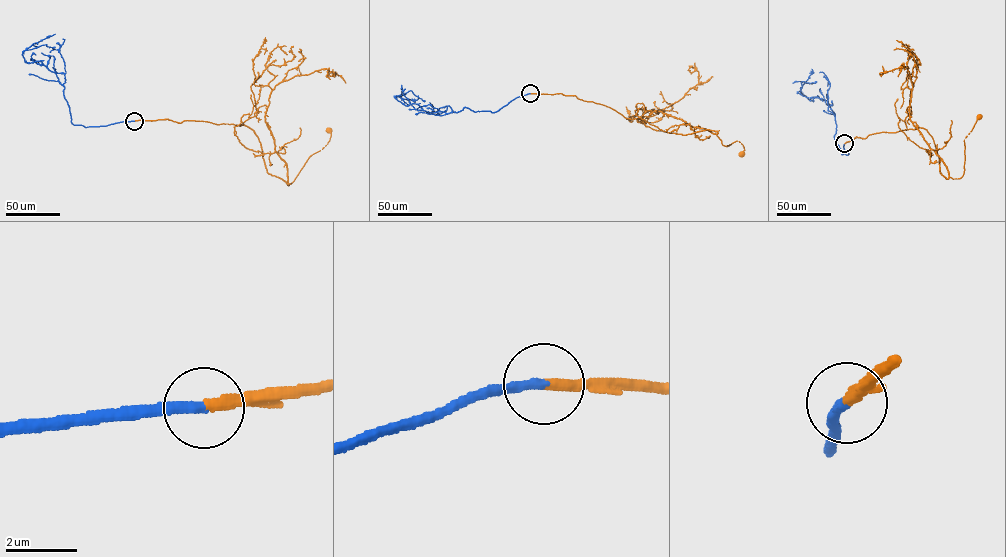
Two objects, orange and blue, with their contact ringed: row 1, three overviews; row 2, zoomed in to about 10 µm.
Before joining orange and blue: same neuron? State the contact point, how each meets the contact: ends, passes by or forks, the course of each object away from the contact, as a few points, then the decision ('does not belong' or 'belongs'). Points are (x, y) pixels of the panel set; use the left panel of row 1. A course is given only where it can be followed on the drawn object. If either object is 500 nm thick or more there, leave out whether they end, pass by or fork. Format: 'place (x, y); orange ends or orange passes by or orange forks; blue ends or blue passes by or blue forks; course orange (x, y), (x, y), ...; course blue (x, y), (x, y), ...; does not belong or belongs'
place (134, 121); orange ends; blue ends; course orange (134, 121), (166, 119), (246, 125), (258, 138), (267, 172), (288, 185), (309, 157), (327, 144), (329, 130); course blue (134, 121), (73, 124), (64, 87), (55, 73), (41, 61), (25, 62), (22, 54), (44, 44), (54, 47); belongs

